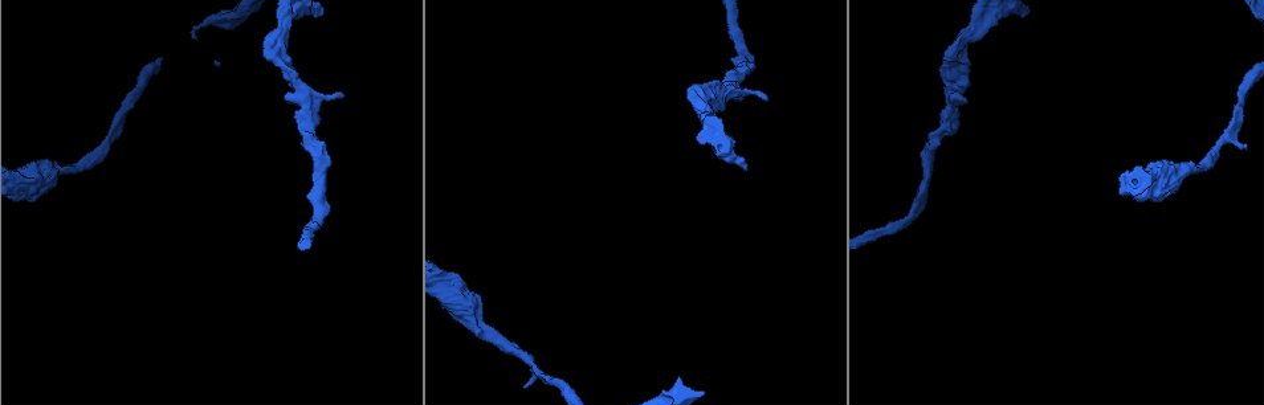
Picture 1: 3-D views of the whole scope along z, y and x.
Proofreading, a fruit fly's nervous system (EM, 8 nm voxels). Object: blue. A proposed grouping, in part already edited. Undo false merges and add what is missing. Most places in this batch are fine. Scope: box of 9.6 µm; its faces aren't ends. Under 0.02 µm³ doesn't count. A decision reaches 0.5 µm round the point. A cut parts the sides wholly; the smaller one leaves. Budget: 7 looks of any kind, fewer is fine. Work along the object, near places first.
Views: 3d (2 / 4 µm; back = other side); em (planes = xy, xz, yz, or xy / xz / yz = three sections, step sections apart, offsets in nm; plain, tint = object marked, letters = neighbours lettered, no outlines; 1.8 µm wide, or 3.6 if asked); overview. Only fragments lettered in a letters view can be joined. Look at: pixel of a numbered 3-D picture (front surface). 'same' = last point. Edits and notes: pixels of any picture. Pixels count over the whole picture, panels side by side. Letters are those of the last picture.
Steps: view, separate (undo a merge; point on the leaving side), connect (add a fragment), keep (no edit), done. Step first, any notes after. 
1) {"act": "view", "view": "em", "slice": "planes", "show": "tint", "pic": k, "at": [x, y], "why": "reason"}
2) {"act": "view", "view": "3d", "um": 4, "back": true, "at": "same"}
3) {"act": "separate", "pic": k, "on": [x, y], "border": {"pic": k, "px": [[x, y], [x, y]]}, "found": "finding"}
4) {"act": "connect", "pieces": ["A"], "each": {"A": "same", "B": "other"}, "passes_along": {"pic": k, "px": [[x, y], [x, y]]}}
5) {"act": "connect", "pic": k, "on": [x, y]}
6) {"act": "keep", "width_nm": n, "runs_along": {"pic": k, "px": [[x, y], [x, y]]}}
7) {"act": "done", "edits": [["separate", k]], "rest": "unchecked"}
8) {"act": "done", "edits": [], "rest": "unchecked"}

{"act": "view", "view": "3d", "um": 4, "pic": 1, "at": [295, 83], "why": "free end"}

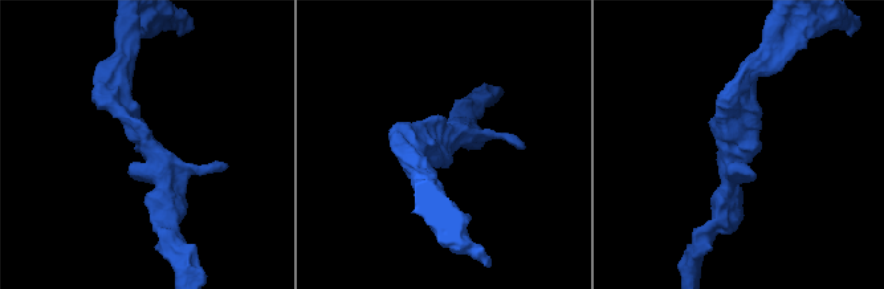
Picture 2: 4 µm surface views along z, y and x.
{"act": "view", "view": "em", "slice": "xy", "step": 16, "show": "tint", "pic": 2, "at": [757, 152], "arm_widths_nm": [260, 280], "why": "now the EM"}

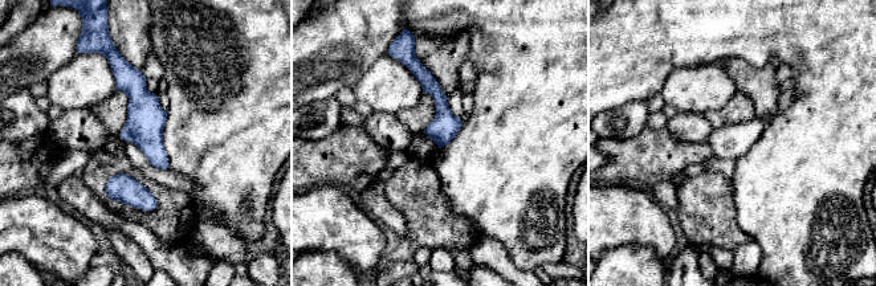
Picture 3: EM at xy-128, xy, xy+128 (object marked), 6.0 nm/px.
{"act": "view", "view": "em", "slice": "planes", "show": "letters", "at": "same"}

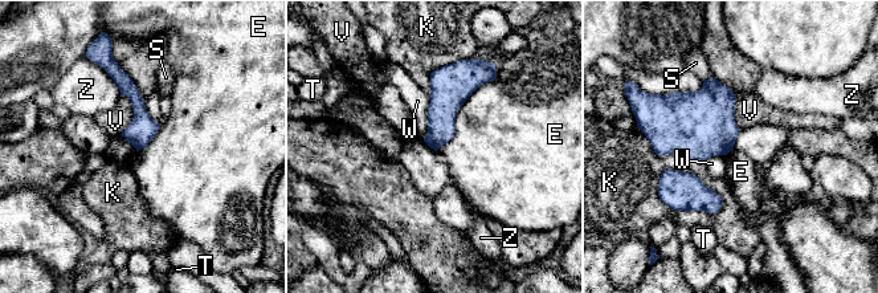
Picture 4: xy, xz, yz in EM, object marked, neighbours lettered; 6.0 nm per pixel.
{"act": "keep", "each": {"E": "other", "K": "other", "S": "other", "T": "other", "V": "other", "W": "other", "Z": "other"}, "runs_along": {"pic": 4, "px": [[118, 72], [138, 102], [141, 145]]}, "found": "no lettered fragment goes on from it"}

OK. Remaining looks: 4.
{"act": "view", "view": "em", "slice": "yz", "step": 16, "show": "letters", "pic": 1, "at": [743, 168]}

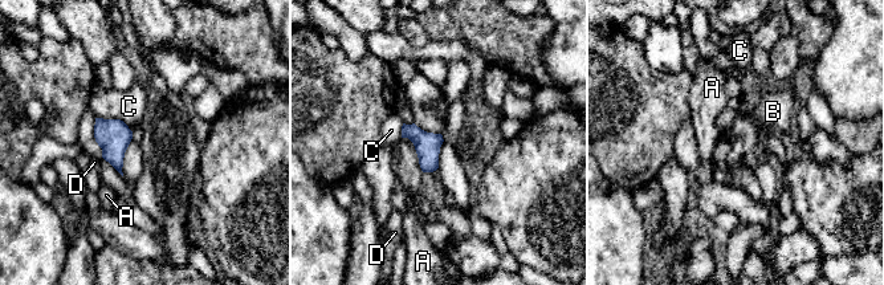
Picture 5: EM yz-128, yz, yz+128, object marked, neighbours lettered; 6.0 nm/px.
{"act": "view", "view": "em", "slice": "xz", "step": 8, "show": "letters", "at": "same"}

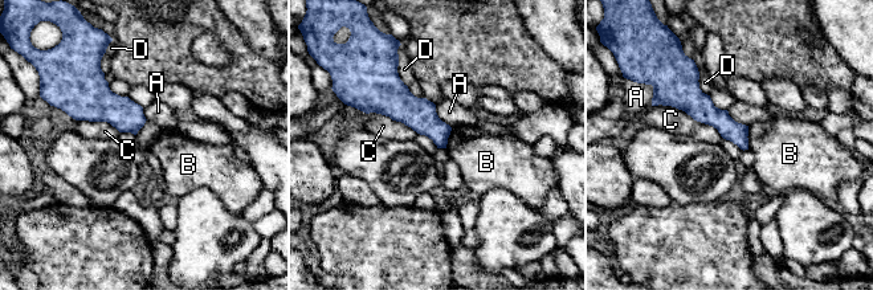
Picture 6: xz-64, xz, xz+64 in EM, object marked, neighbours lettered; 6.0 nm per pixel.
{"act": "keep", "each": {"A": "other", "B": "other", "C": "other", "D": "other"}, "border": {"pic": 6, "px": [[749, 126], [747, 148]]}, "found": "none of them fits"}

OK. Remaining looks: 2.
{"act": "view", "view": "3d", "um": 4, "pic": 1, "at": [1245, 145], "why": "free end"}

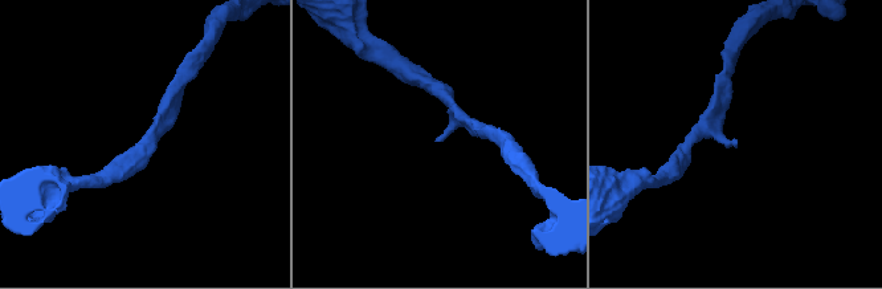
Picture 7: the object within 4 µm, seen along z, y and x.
{"act": "view", "view": "em", "slice": "planes", "show": "letters", "pic": 7, "at": [438, 137], "why": "now the EM"}

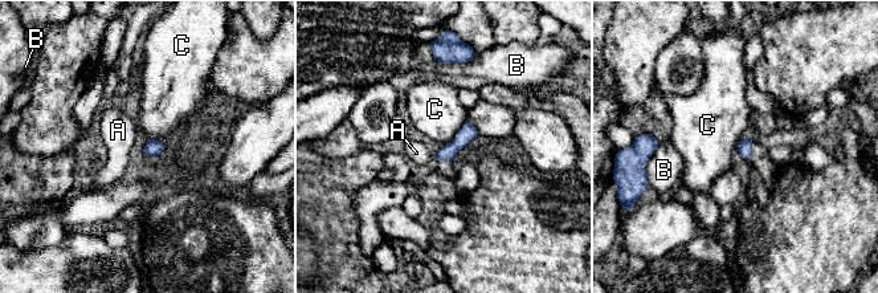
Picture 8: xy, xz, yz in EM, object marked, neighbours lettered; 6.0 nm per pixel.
{"act": "keep", "width_nm": 100, "each": {"A": "other", "B": "other", "C": "other"}, "found": "no lettered fragment goes on from it"}

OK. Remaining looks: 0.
{"act": "done", "edits": [], "rest": "unchecked"}

